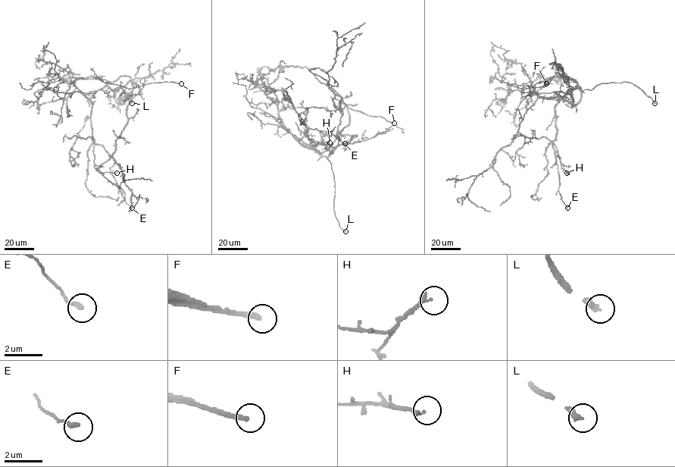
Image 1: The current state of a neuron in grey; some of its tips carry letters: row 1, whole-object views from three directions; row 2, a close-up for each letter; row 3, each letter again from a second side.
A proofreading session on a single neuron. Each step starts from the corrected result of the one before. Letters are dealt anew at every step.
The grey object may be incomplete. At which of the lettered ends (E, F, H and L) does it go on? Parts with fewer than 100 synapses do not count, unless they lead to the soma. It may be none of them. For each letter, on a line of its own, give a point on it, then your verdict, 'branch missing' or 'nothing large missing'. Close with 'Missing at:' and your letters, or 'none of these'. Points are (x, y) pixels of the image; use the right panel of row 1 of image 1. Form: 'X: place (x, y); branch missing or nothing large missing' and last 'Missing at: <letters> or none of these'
E: place (567, 208); nothing large missing
F: place (546, 83); branch missing
H: place (567, 173); nothing large missing
L: place (654, 103); nothing large missing
Missing at: F

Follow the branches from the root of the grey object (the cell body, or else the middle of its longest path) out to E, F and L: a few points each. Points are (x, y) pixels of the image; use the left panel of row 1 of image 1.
E: (114, 94), (104, 86), (85, 96), (92, 104), (94, 142), (114, 160), (110, 172), (132, 208)
F: (114, 94), (107, 84), (120, 76), (129, 76), (136, 84), (134, 87), (165, 82), (181, 83)
L: (114, 94), (120, 82), (125, 95), (132, 103)

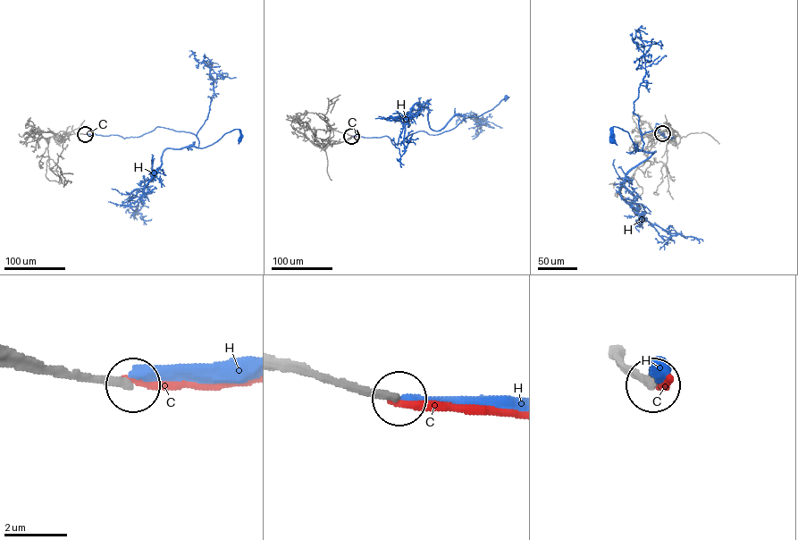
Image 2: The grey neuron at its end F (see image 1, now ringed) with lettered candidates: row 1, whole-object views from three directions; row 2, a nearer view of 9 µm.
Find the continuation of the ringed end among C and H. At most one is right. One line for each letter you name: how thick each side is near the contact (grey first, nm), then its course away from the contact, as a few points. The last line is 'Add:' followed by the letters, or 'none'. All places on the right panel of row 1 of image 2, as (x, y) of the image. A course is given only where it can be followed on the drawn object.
Add: none

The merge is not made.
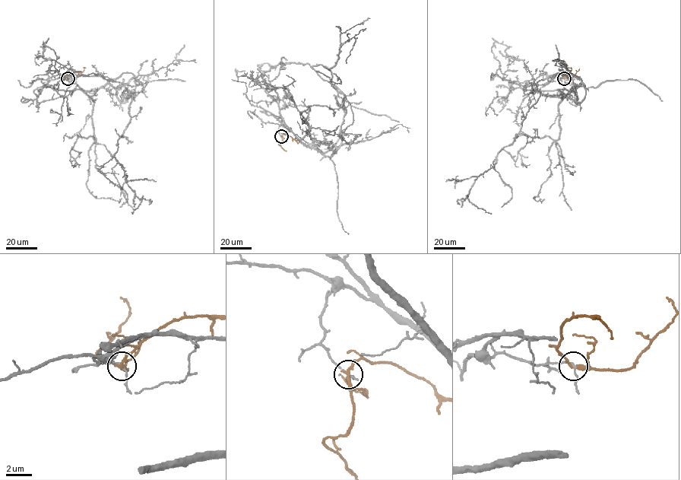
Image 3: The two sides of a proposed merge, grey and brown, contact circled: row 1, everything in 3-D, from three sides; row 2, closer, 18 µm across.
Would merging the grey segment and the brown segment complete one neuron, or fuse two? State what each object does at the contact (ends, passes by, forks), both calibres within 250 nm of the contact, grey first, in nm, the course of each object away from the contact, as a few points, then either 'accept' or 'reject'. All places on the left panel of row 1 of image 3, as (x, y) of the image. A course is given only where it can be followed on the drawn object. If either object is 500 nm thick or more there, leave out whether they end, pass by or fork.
grey passes by; brown passes by; 100 nm thick on the grey side, 280 nm on the other; grey runs (68, 78), (106, 77), (121, 103), (132, 95), (130, 121), (114, 157), (141, 198), (132, 214); brown runs (68, 78), (74, 73), (81, 72), (85, 68), (83, 68); reject

